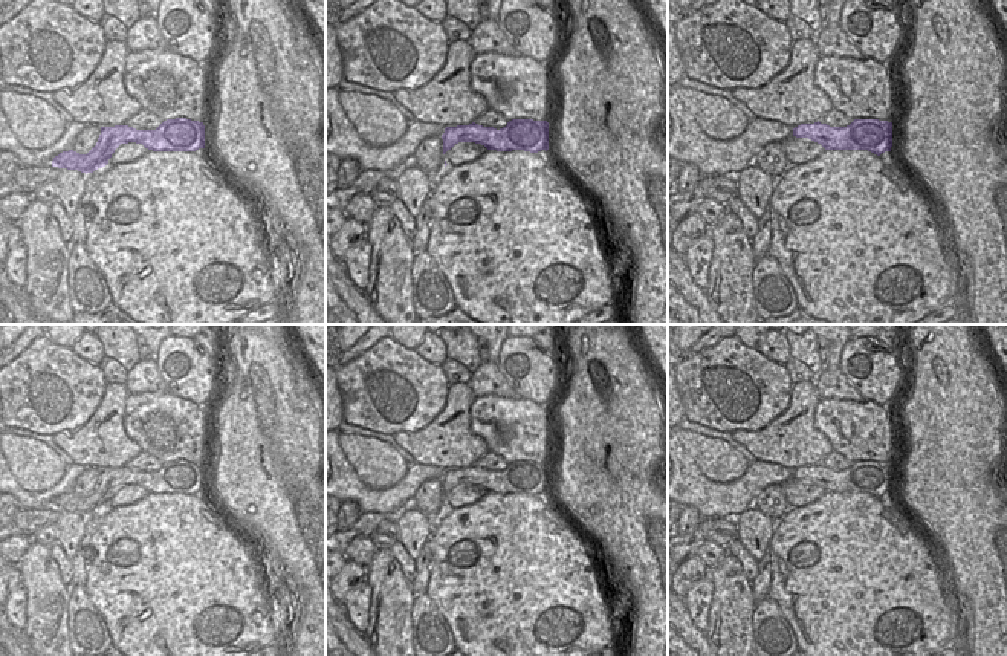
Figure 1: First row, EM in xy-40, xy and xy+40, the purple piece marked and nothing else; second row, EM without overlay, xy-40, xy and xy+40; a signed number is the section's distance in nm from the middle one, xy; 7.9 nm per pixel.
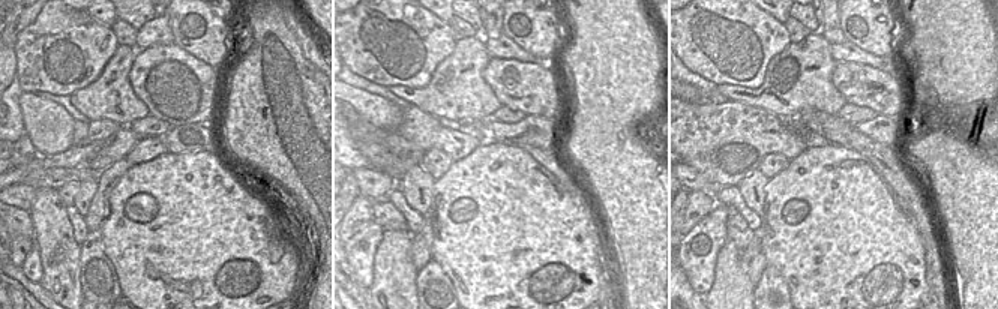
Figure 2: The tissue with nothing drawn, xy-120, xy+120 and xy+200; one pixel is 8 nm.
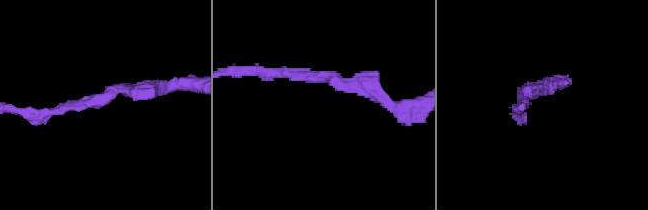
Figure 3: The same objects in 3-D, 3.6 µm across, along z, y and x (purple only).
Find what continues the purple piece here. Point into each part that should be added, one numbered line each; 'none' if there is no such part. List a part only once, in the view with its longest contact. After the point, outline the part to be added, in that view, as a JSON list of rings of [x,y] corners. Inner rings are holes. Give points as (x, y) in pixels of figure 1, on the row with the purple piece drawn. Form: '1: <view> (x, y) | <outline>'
none

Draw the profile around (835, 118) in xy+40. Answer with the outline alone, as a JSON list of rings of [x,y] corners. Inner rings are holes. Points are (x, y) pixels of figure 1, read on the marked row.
[[[831,109],[828,113],[824,115],[824,118],[819,121],[821,124],[827,124],[830,127],[847,127],[854,119],[845,116],[842,112]]]

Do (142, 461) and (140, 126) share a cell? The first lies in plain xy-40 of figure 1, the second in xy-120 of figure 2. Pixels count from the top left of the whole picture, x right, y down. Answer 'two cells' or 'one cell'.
one cell

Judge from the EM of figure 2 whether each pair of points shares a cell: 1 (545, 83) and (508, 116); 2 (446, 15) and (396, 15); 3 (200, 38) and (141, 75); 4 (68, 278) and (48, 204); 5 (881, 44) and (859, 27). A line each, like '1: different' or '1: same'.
1: different
2: different
3: different
4: same
5: same

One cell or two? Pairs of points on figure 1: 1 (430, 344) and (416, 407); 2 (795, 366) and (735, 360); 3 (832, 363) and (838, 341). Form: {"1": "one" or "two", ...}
{"1": "two", "2": "two", "3": "one"}

